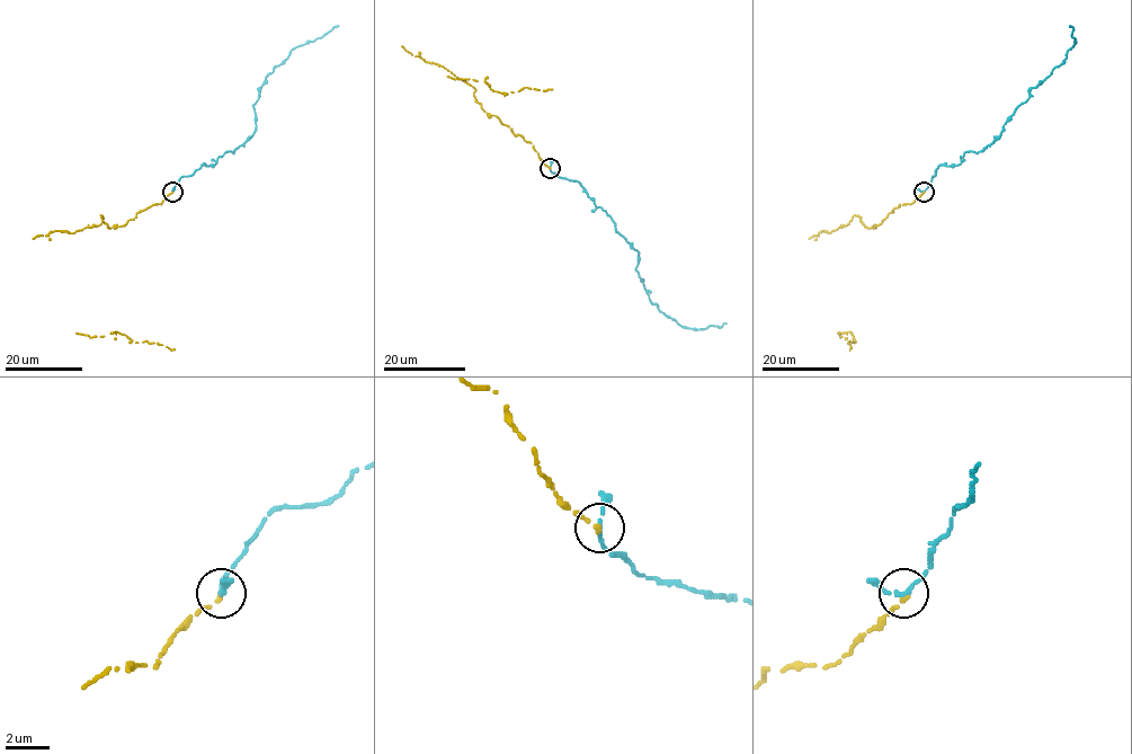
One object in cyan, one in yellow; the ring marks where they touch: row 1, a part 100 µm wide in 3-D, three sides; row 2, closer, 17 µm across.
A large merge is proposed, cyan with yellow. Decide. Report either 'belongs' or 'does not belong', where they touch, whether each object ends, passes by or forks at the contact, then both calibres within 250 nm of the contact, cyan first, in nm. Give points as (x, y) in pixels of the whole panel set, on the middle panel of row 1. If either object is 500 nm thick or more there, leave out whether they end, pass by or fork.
belongs | (550, 168) | cyan passes by | yellow ends | 180/200 nm

